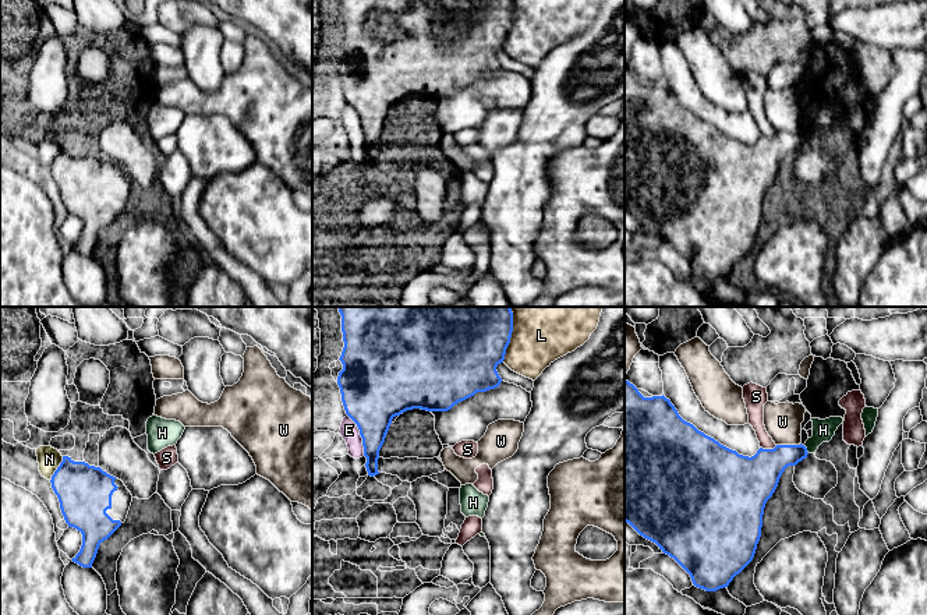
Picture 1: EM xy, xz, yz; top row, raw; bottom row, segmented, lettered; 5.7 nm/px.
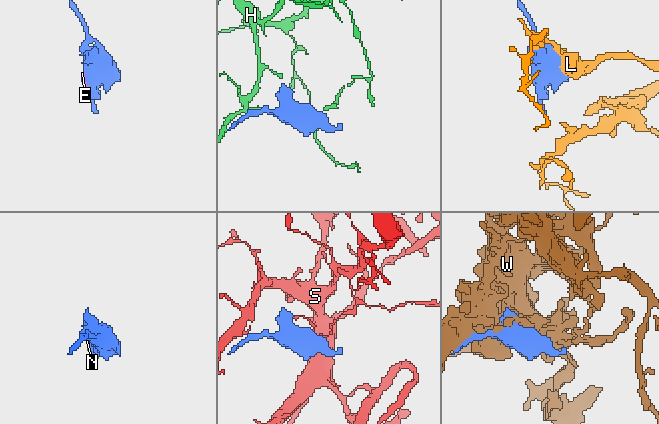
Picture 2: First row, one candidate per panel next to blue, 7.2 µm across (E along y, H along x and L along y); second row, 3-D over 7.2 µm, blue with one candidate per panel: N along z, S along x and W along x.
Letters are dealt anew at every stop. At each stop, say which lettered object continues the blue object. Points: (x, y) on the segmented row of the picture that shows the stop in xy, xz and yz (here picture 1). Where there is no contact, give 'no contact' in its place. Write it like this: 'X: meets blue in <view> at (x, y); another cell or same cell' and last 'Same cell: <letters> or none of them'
E: meets blue in xz at (360, 434); another cell
H: meets blue in yz at (806, 449); another cell
L: meets blue in xz at (510, 335); another cell
N: meets blue in xy at (57, 469); another cell
S: meets blue in yz at (768, 449); another cell
W: meets blue in yz at (788, 445); another cell
Same cell: none of them

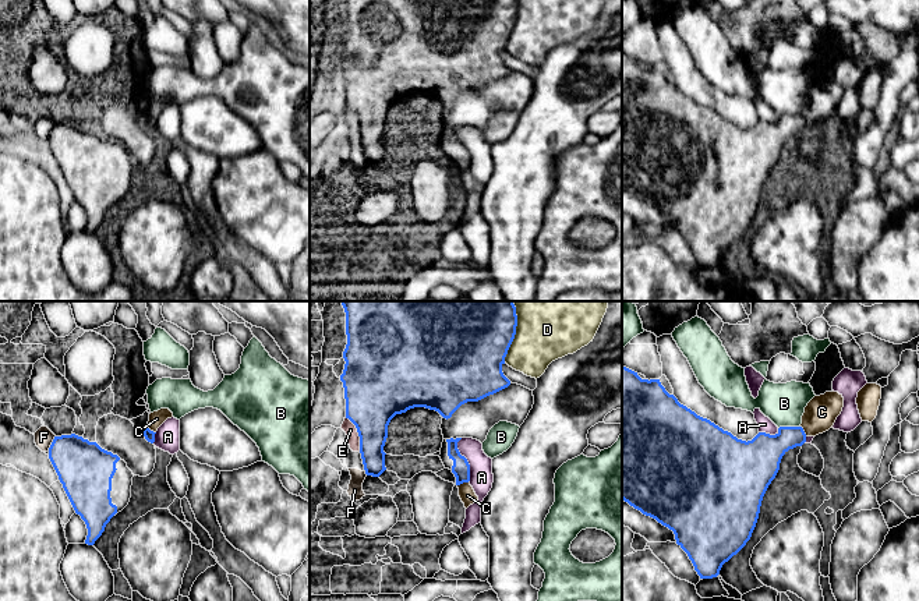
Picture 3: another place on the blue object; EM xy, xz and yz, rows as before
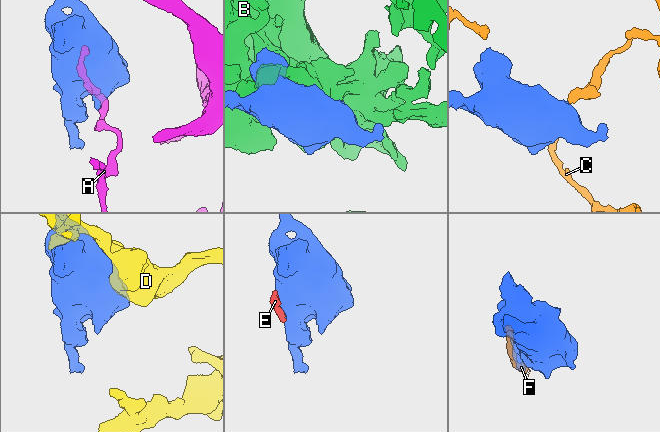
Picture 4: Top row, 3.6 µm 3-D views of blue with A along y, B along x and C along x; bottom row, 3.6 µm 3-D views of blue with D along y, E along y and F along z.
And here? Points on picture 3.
A: meets blue in xz at (466, 460); another cell
B: meets blue in yz at (788, 427); another cell
C: meets blue in xz at (462, 483); another cell
D: meets blue in xz at (515, 332); another cell
E: meets blue in xz at (359, 434); another cell
F: meets blue in xy at (52, 444); another cell
Same cell: none of them

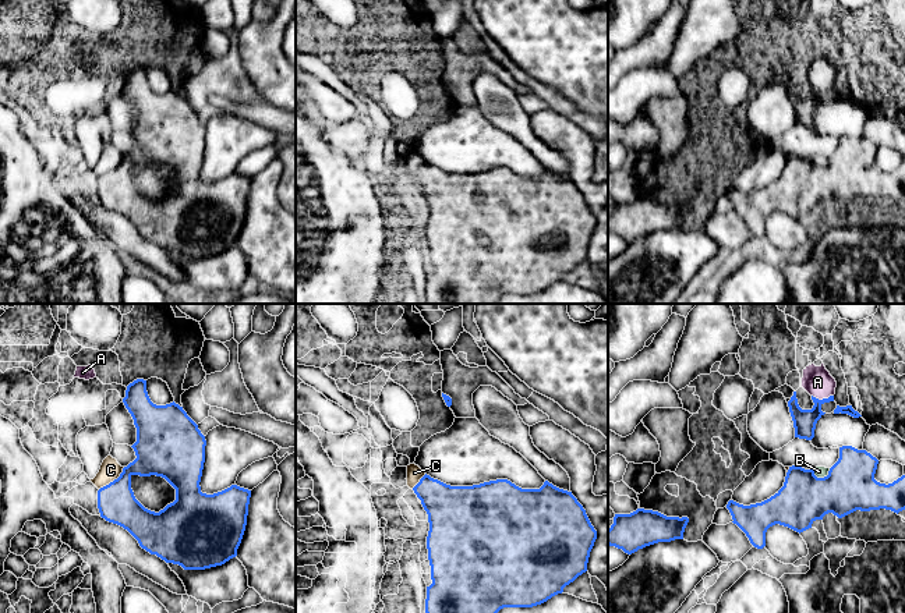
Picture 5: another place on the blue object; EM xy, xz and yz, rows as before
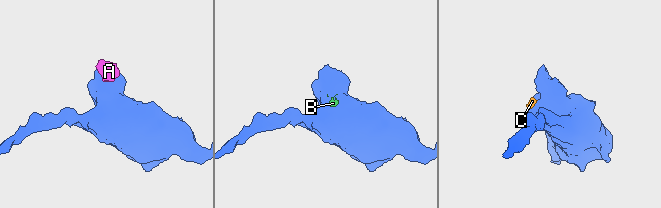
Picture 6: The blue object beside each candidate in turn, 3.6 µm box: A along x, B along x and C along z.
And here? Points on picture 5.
A: meets blue in yz at (823, 399); same cell
B: meets blue in yz at (822, 478); another cell
C: meets blue in xy at (115, 479); another cell
Same cell: A

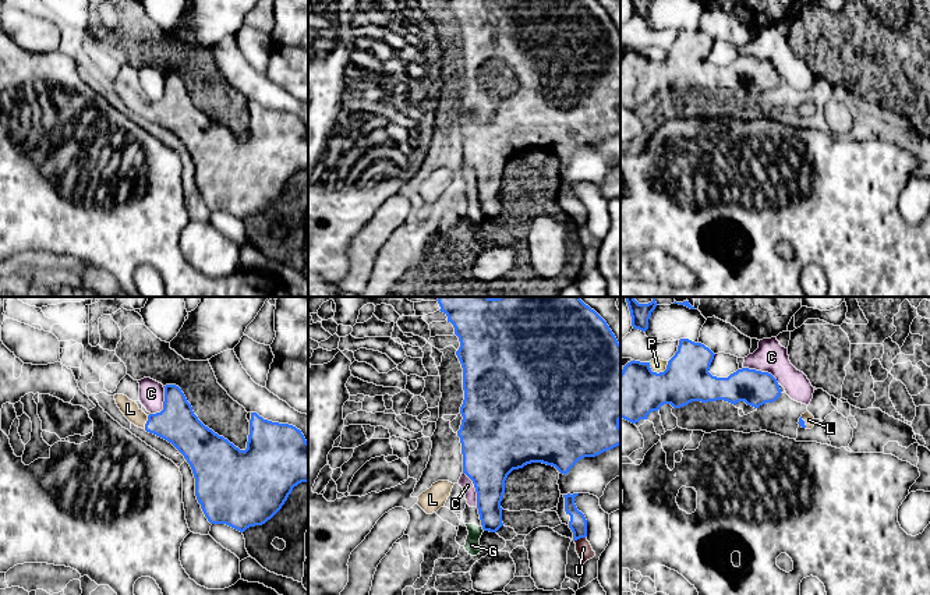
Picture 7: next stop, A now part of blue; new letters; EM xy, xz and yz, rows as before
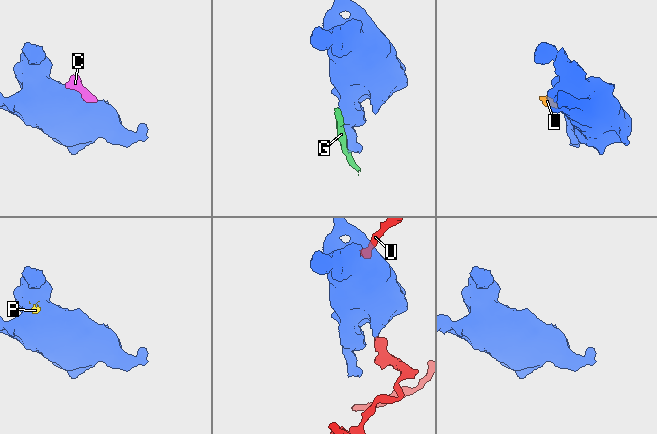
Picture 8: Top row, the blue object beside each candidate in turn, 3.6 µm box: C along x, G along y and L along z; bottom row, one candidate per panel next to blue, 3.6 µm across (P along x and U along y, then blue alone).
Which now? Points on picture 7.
C: meets blue in yz at (760, 371); another cell
G: meets blue in xz at (483, 528); another cell
L: meets blue in xy at (147, 422); same cell
P: meets blue in yz at (660, 372); another cell
U: meets blue in xz at (579, 538); another cell
Same cell: L

